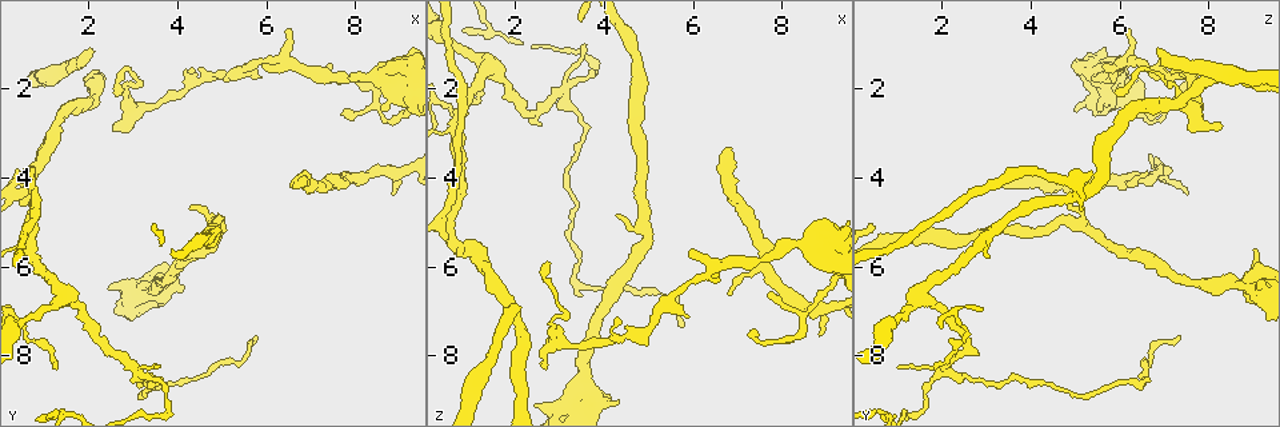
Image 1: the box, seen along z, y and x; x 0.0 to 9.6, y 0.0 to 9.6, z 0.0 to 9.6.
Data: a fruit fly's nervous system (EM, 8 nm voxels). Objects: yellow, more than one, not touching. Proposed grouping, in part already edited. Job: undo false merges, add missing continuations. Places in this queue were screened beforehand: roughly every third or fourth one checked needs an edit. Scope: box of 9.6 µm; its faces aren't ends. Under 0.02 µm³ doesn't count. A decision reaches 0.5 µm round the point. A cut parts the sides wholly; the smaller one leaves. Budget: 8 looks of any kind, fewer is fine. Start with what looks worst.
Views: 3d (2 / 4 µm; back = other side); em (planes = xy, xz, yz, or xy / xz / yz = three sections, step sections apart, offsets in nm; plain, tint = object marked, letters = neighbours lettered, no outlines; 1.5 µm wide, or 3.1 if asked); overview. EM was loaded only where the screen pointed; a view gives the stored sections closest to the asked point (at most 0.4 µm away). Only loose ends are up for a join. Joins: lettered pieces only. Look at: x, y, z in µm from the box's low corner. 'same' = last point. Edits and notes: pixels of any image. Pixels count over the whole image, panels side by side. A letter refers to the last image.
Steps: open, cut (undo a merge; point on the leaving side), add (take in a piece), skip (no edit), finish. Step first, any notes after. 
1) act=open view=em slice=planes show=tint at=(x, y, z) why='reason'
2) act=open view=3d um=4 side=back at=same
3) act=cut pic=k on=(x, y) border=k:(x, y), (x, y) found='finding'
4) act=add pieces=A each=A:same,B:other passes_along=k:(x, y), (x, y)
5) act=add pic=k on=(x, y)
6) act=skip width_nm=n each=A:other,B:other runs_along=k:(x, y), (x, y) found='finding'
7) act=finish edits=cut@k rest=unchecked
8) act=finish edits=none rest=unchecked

act=open view=em slice=xz step=4 show=tint at=(5.95, 1.50, 5.70) why='free end'

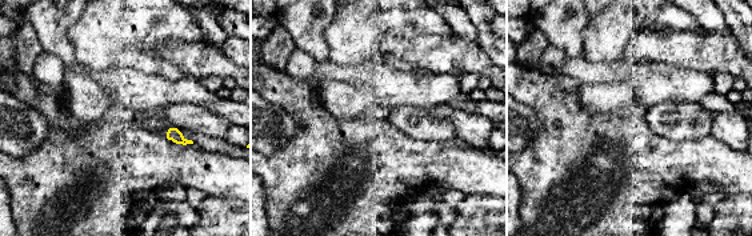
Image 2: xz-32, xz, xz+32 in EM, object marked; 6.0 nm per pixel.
act=open view=em slice=planes show=letters at=same

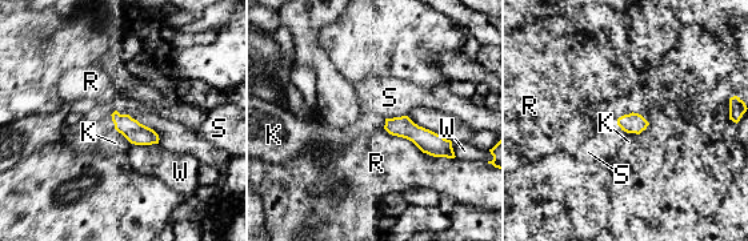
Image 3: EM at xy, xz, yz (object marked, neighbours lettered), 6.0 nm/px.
act=skip each=K:other,R:other,S:other,W:other runs_along=3:(388, 121), (448, 151) found='none of them fits'

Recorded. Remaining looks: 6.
act=open view=em slice=planes show=letters at=(4.30, 4.65, 4.75) why='branch stops here'

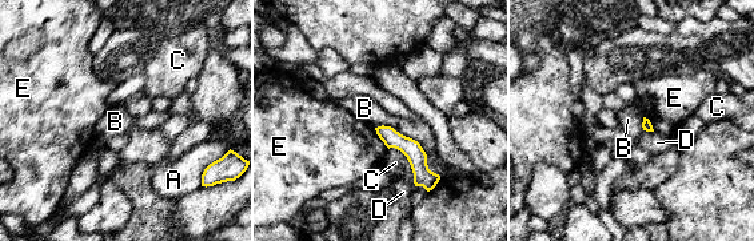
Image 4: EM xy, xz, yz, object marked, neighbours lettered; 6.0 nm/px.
act=skip each=A:other,B:other,C:other,D:other,E:other runs_along=4:(381, 129), (418, 160), (426, 180) found='no lettered piece goes on from it'

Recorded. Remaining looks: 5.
act=open view=3d um=4 side=back at=(4.40, 1.60, 7.15)

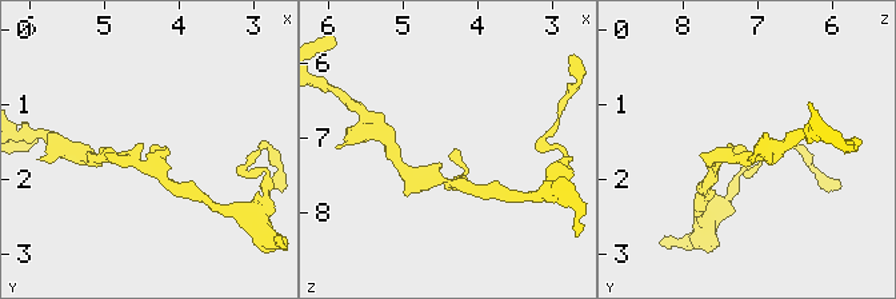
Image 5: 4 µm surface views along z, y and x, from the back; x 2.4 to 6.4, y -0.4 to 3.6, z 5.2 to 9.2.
act=open view=em slice=planes show=plain at=(4.35, 1.60, 7.20) arm_widths_nm=180,190

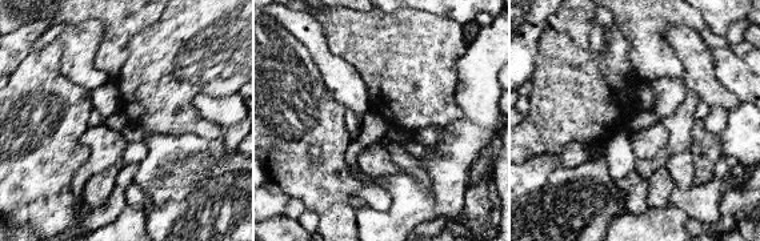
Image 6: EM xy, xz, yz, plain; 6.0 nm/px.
act=open view=em slice=planes show=letters at=same

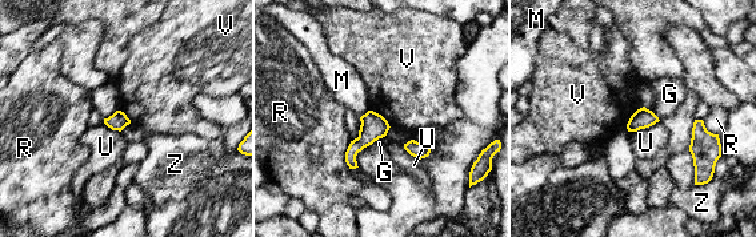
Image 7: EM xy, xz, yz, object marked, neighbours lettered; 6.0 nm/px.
act=skip each=G:other,M:other,R:other,U:other,V:other,Z:other border=7:(371, 109), (378, 112), (390, 127) found='none of them fits'

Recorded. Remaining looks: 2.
act=finish edits=none rest=unchecked

